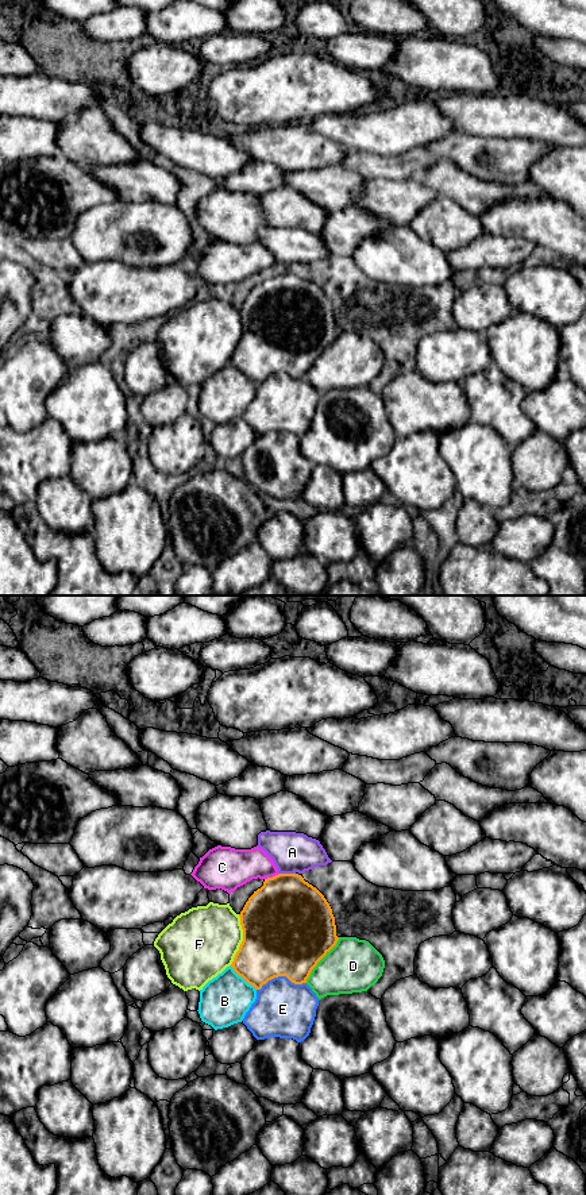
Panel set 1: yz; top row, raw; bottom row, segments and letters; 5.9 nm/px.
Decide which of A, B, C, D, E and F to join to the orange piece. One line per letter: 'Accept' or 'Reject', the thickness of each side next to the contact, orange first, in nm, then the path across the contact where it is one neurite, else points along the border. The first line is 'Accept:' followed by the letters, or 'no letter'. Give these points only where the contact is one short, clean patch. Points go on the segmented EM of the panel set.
Accept: no letter
A: Reject. Thickness 460 nm (orange) against 240 nm
B: Reject. Thickness 360 nm (orange) against 300 nm
C: Reject. Thickness 460 nm (orange) against 220 nm. Boundary: yz (278, 874), (265, 879)
D: Reject. Thickness 500 nm (orange) against 320 nm
E: Reject. Thickness 500 nm (orange) against 340 nm
F: Reject. Thickness 500 nm (orange) against 420 nm

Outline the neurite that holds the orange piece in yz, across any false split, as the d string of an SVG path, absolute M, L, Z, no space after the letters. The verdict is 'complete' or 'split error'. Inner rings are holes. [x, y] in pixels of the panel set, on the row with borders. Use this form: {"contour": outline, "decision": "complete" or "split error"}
{"contour": "M278 874L265 879L239 917L243 941L231 967L255 990L278 976L286 976L294 984L307 983L312 970L339 940L329 903L298 874Z", "decision": "complete"}

